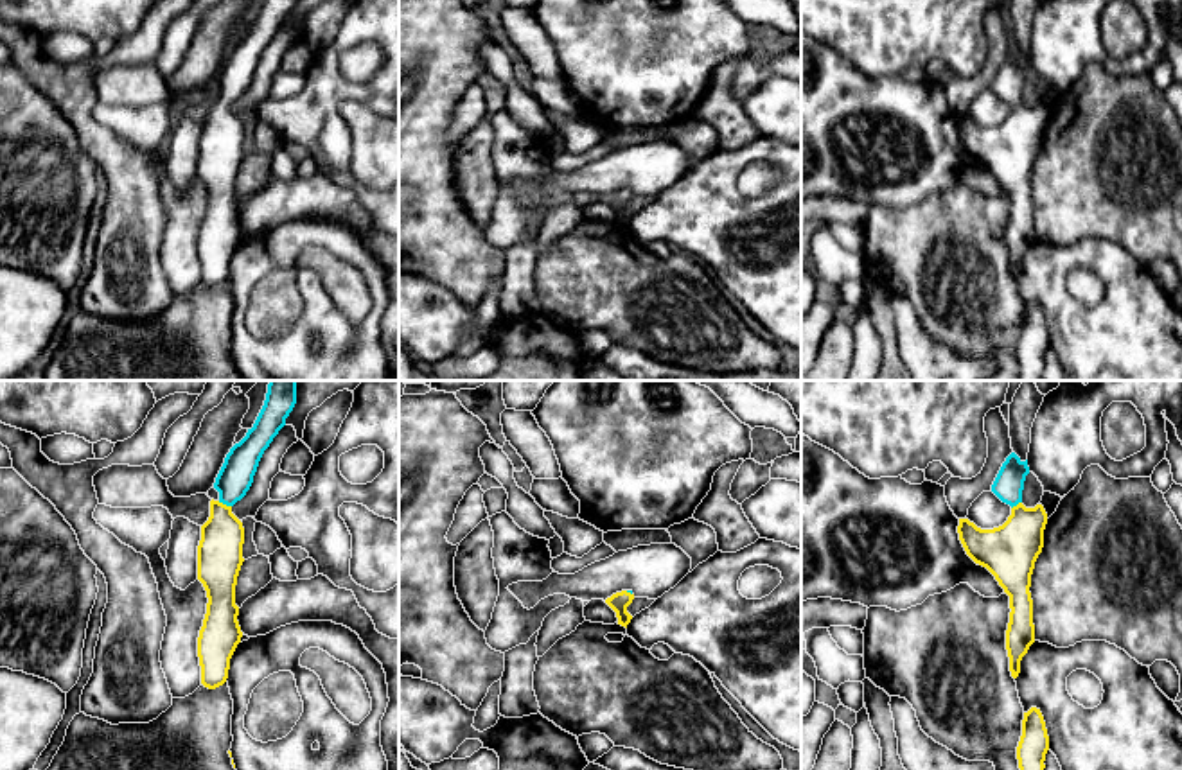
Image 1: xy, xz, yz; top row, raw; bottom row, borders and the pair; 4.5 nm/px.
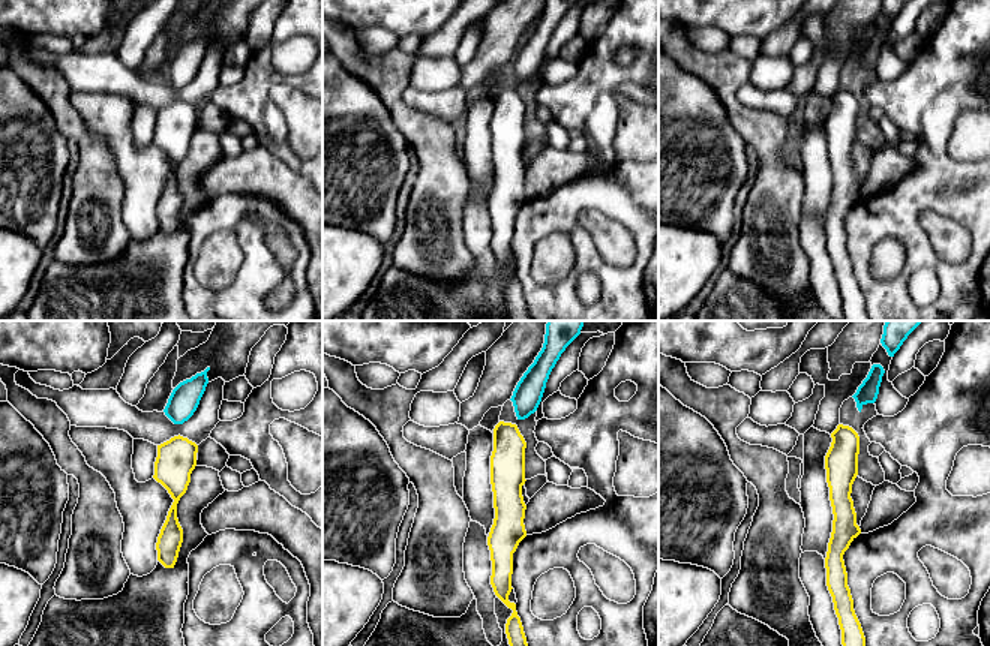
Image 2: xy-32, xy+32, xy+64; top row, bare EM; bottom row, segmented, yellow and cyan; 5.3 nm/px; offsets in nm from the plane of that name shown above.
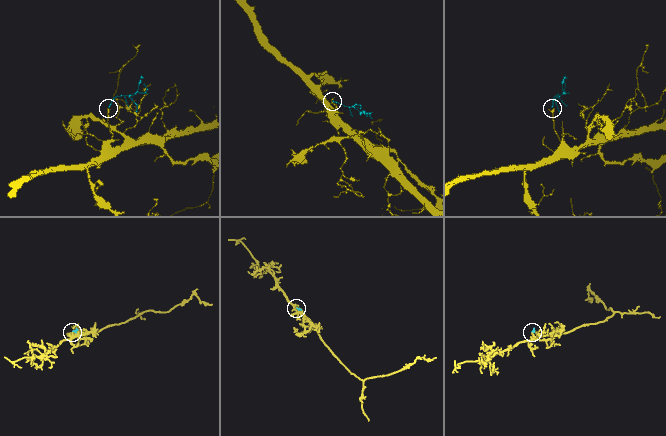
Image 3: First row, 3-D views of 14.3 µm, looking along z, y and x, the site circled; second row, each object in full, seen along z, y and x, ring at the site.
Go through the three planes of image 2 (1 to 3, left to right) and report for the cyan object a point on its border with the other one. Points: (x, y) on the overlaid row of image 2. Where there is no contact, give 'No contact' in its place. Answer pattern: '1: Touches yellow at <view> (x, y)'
1: No contact
2: No contact
3: No contact

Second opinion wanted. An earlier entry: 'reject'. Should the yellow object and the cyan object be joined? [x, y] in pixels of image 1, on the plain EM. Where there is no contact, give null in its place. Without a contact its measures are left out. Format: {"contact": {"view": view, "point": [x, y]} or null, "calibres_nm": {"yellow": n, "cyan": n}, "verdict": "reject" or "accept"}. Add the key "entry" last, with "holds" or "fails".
{"contact": {"view": "xy", "point": [225, 103]}, "calibres_nm": {"yellow": 200, "cyan": 160}, "verdict": "accept", "entry": "fails"}

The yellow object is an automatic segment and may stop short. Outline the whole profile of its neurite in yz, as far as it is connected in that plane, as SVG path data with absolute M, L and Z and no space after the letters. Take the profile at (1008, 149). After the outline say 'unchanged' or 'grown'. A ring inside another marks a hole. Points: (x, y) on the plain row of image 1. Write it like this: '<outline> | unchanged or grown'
M1011 50L1002 61L992 90L1011 104L1008 118L993 127L981 127L959 117L957 131L966 153L986 165L1010 194L1006 248L1011 275L1020 271L1020 258L1035 241L1031 172L1044 145L1047 111L1042 102L1026 106L1022 88L1029 72L1028 57Z | grown

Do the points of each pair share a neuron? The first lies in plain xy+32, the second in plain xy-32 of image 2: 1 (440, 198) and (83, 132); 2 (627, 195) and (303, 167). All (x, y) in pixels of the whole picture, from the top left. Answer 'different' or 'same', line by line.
1: same
2: same

